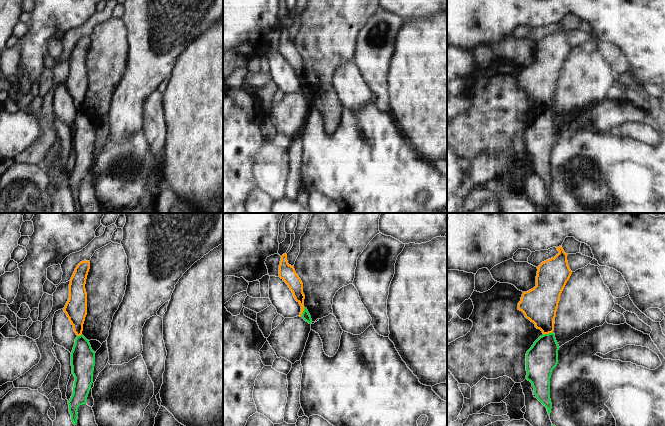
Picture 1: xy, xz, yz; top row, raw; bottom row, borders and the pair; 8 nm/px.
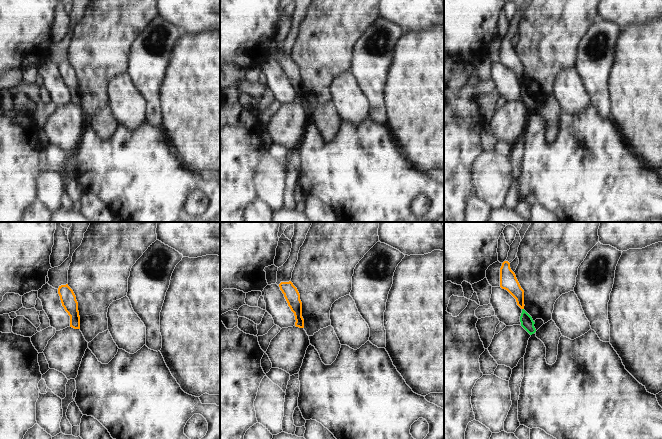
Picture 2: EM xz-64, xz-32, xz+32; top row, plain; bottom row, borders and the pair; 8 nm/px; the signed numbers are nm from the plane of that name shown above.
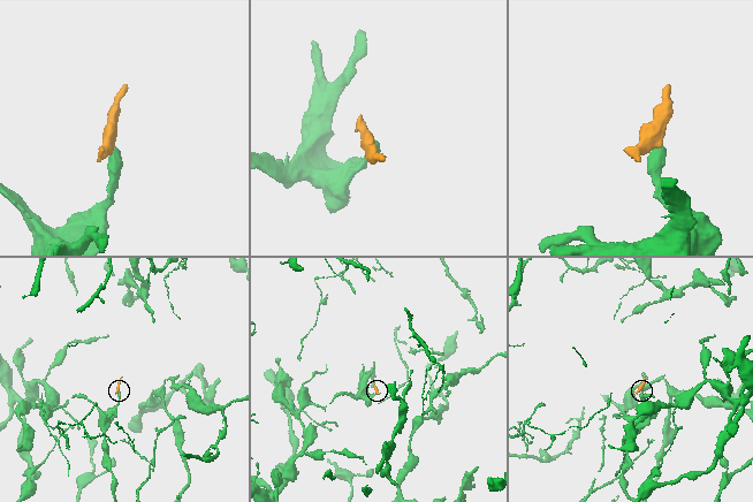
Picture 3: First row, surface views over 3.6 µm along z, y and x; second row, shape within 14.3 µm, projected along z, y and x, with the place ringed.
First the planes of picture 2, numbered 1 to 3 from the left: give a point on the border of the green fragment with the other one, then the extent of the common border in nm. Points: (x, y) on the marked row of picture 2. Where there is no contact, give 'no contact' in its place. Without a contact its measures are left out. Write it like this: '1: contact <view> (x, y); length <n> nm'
1: no contact
2: no contact
3: no contact

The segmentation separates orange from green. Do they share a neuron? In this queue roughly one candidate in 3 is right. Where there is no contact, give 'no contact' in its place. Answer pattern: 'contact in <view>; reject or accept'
contact in xz; reject

